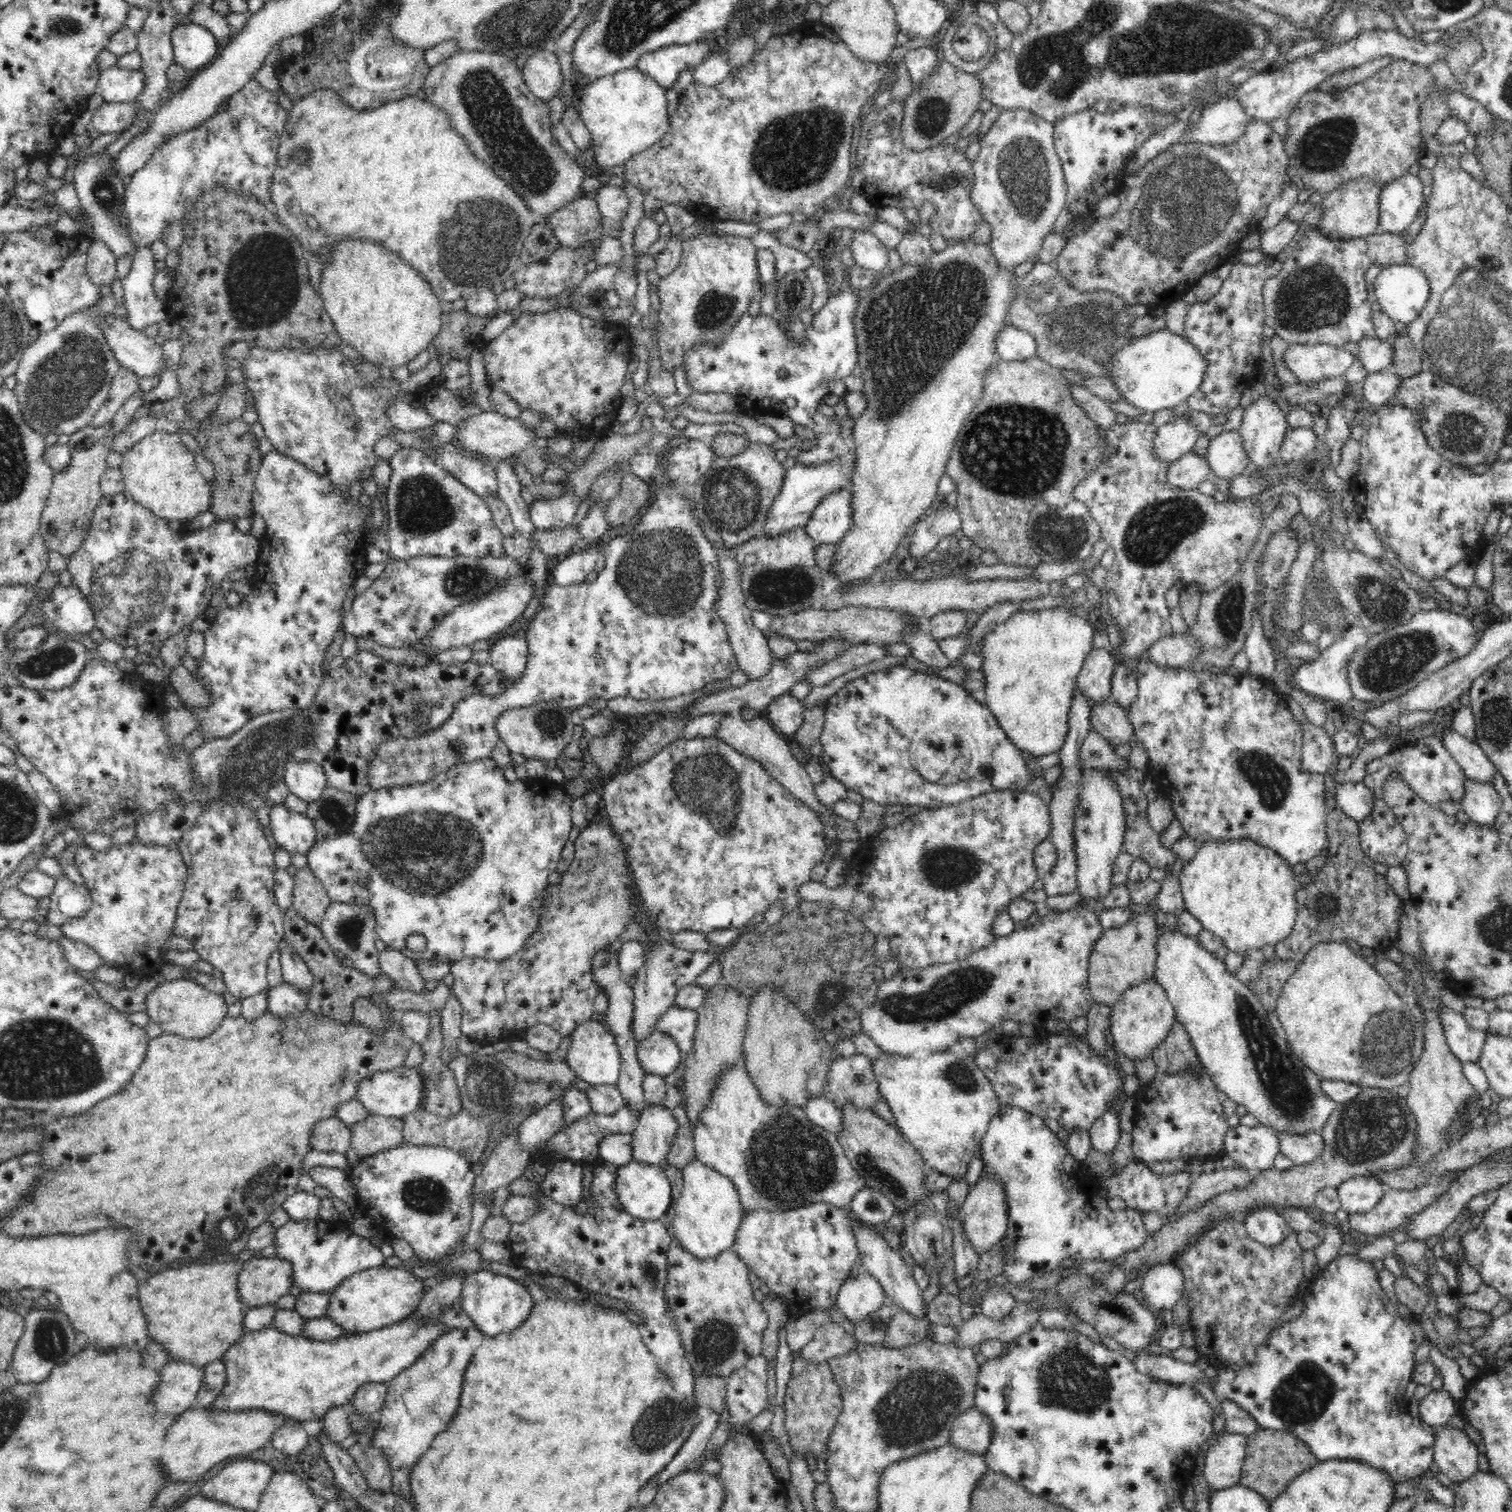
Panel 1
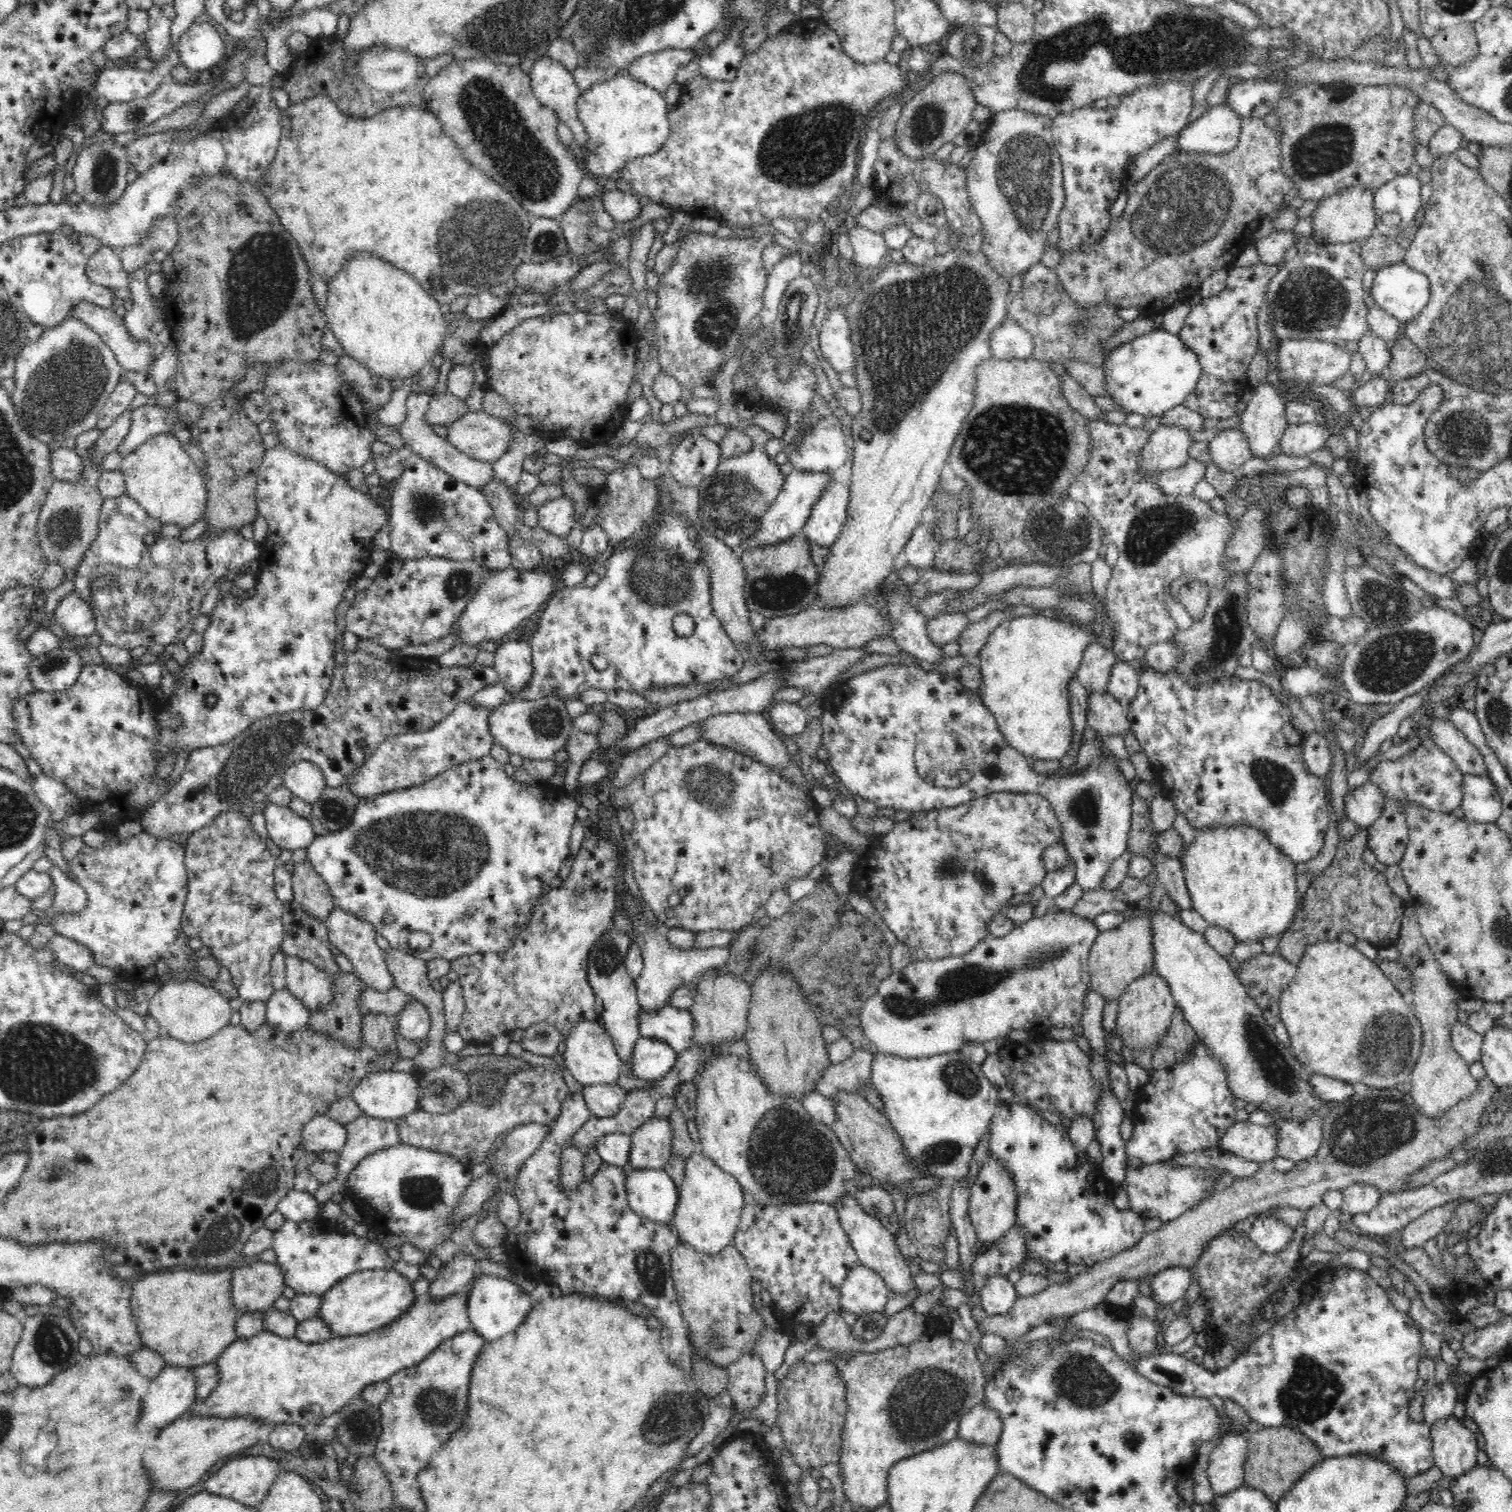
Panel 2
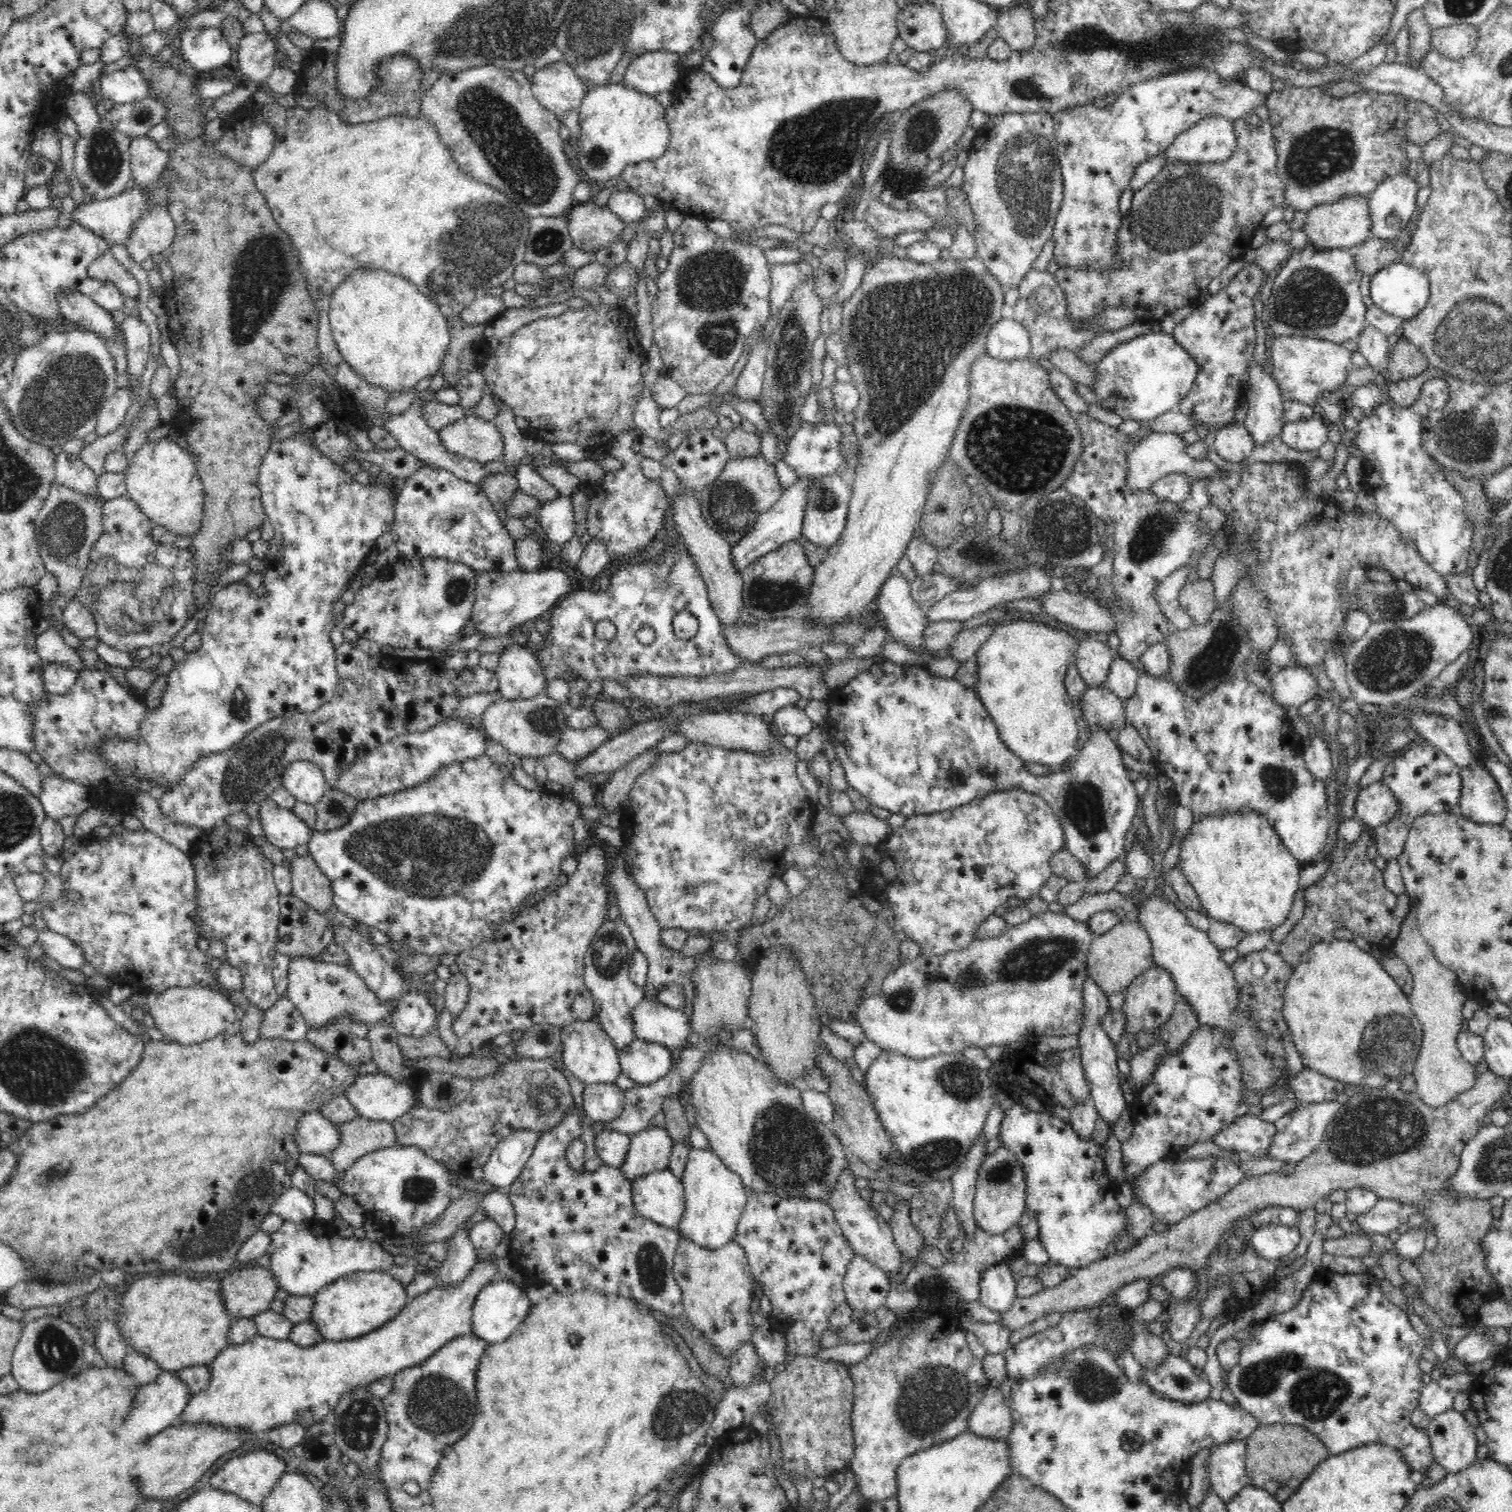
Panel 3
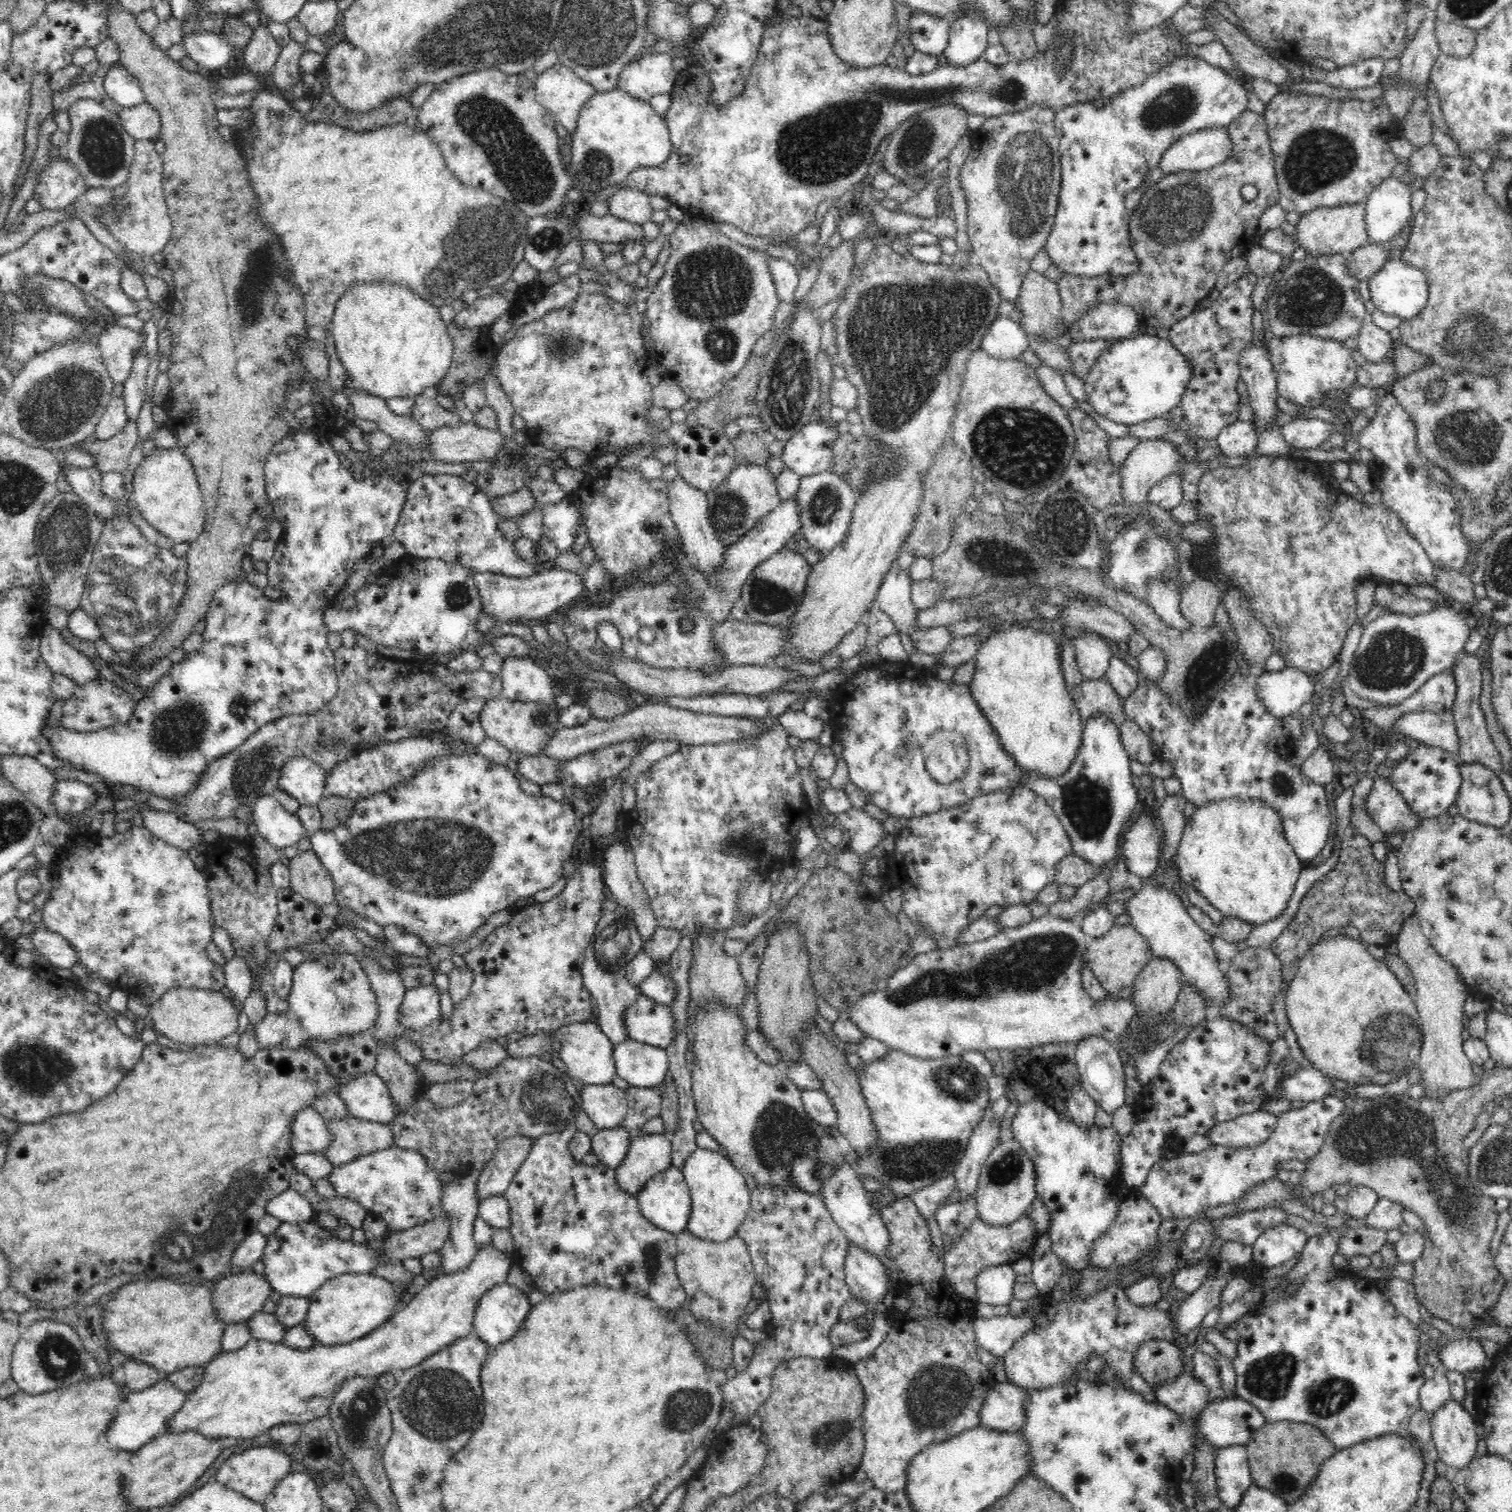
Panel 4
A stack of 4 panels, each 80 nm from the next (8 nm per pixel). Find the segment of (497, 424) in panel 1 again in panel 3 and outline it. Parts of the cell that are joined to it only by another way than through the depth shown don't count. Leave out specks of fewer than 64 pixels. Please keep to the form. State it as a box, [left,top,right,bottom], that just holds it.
[438,415,504,465]

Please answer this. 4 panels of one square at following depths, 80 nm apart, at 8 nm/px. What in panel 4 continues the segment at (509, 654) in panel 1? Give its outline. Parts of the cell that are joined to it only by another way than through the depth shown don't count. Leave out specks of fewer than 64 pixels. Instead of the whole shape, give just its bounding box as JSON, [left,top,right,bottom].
[499,657,556,709]

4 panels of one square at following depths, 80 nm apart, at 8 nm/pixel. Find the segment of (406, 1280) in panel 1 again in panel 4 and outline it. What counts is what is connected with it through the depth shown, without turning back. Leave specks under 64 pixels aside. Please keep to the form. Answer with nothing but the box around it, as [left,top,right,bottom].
[304,1273,398,1345]

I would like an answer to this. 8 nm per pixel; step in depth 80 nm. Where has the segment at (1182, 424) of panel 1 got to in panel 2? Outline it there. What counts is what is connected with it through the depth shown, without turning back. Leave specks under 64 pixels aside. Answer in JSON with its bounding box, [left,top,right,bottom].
[1141,425,1192,478]

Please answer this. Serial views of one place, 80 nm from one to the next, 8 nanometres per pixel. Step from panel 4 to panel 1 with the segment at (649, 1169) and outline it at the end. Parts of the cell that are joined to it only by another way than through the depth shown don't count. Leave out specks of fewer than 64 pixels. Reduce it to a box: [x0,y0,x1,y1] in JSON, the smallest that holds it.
[632,1105,679,1166]

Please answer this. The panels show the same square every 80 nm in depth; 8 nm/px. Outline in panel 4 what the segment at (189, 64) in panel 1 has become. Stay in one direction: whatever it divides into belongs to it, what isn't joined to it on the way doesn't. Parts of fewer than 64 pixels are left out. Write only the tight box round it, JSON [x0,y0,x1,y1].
[183,32,235,73]

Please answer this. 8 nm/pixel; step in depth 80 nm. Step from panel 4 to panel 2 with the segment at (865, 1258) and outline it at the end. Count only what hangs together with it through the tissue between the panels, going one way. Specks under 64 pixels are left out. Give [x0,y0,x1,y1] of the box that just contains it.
[840,1263,890,1317]

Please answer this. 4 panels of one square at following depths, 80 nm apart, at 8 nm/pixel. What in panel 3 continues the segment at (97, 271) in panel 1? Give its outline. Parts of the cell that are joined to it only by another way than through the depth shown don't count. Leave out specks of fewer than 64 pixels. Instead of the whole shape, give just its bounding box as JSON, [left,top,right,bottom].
[88,249,140,298]

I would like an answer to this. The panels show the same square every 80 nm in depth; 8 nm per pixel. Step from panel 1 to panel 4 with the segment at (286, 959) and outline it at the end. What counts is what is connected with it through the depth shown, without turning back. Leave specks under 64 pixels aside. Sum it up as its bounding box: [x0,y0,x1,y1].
[286,953,380,1041]

